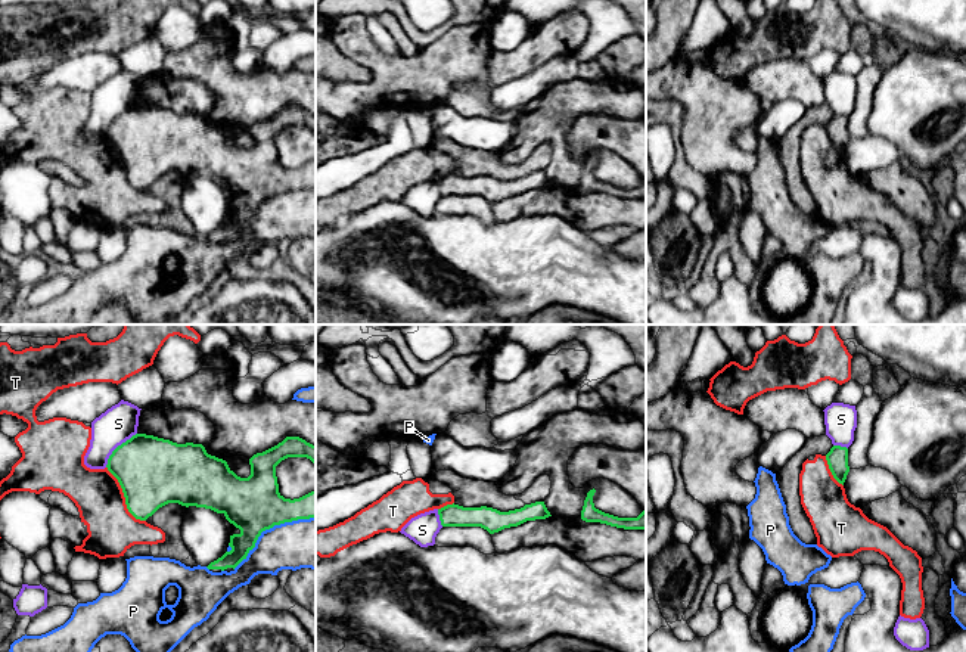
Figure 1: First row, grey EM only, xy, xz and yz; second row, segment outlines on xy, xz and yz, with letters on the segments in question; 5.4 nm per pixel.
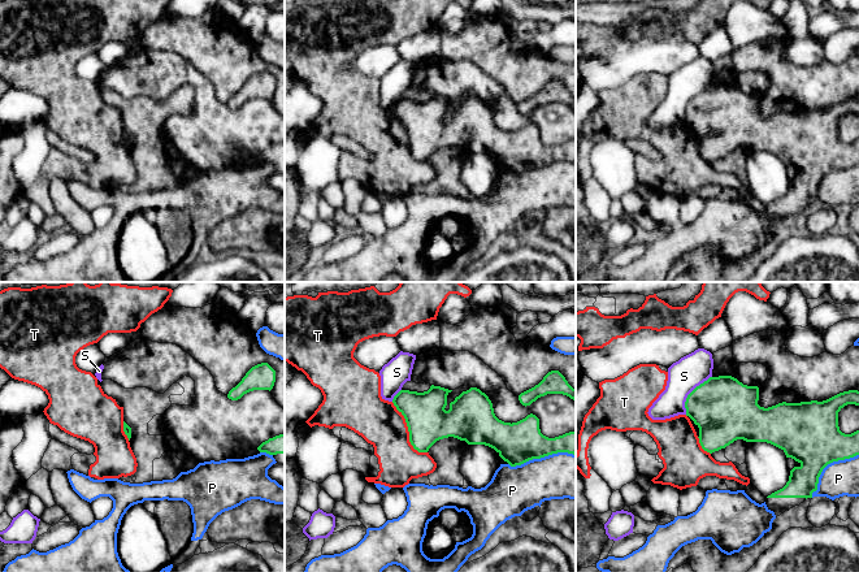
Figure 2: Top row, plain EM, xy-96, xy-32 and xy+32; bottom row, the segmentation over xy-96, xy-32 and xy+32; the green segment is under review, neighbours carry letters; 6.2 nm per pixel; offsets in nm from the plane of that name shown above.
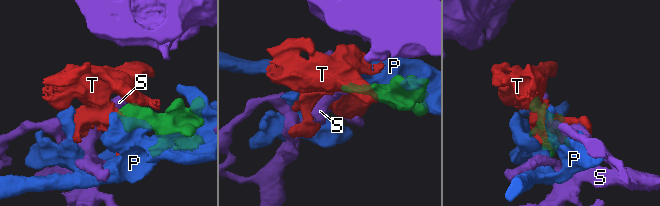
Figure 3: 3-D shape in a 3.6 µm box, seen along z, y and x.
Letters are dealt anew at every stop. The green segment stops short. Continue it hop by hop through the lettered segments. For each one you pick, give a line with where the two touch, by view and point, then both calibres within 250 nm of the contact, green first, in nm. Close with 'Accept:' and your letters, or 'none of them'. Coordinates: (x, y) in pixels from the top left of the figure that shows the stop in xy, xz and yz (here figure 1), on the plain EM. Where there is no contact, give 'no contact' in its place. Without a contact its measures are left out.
Accept: none of them

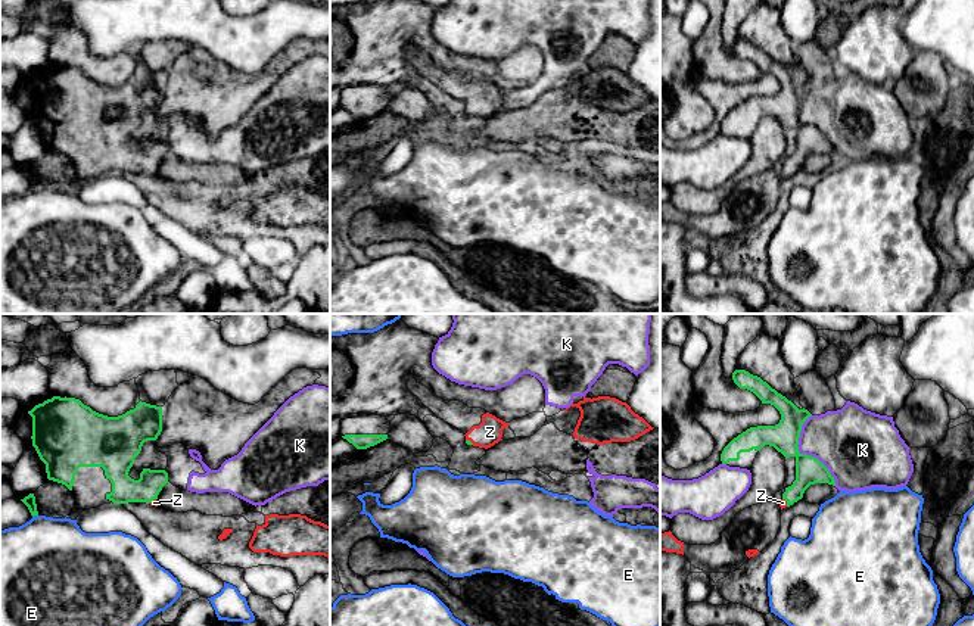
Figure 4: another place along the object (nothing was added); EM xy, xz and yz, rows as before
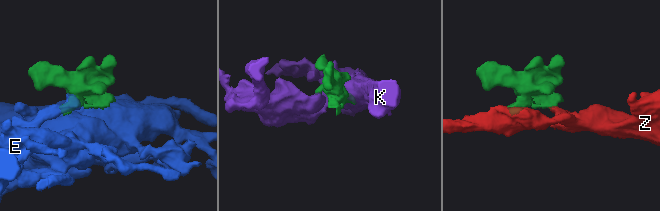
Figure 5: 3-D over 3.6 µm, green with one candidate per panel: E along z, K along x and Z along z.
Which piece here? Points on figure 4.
Z: yz (787, 173) | 160/50 nm
Accept: Z

